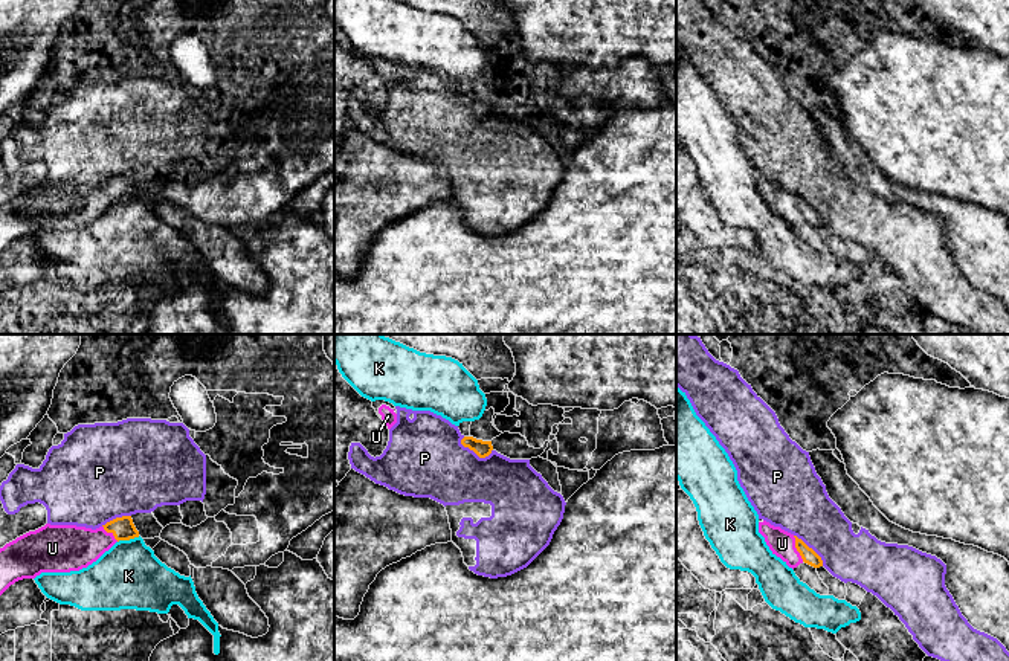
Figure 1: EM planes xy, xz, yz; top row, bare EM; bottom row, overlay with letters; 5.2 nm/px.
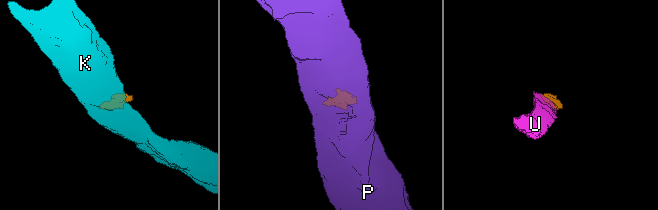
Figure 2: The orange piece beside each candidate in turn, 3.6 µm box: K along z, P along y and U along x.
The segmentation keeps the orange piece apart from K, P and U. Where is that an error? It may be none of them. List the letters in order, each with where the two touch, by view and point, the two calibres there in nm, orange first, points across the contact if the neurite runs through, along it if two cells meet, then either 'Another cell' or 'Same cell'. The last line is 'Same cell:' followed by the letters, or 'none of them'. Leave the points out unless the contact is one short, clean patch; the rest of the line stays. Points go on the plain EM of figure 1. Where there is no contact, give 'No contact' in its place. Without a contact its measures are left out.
K: Touches orange at xy (128, 197). Thickness 120 nm (orange) against 360 nm. Boundary: xy (139, 194), (118, 200). Another cell
P: Touches orange at xz (475, 110). Thickness 90 nm (orange) against 380 nm. Another cell
U: Touches orange at yz (796, 205). Thickness 80 nm (orange) against 140 nm. Path across: yz (808, 212), (796, 205), (782, 202). Same cell
Same cell: U

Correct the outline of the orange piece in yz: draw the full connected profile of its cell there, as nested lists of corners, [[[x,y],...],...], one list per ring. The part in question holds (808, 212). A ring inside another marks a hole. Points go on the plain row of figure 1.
[[[763,179],[759,180],[759,191],[765,195],[772,212],[780,215],[789,226],[794,227],[803,220],[814,226],[823,224],[821,215],[812,206],[780,185]]]

